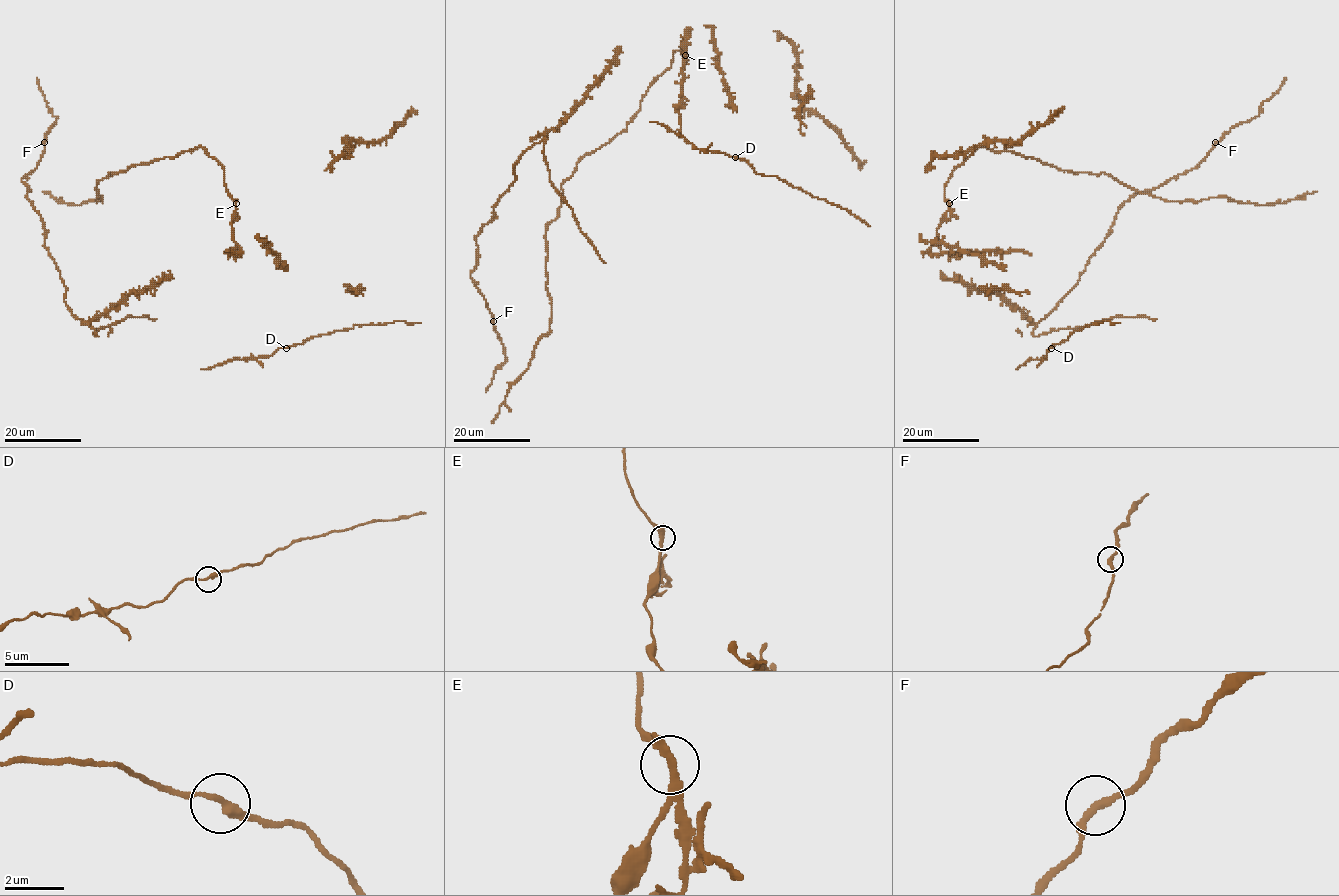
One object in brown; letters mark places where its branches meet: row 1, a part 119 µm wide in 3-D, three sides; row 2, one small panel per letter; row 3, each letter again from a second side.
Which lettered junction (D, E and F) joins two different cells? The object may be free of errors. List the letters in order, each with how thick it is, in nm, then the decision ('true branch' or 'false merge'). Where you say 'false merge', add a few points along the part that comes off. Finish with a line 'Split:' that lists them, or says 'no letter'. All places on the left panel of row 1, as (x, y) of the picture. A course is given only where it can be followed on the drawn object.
D: 240 nm thick; true branch
E: 280 nm thick; true branch
F: 260 nm thick; true branch
Split: no letter

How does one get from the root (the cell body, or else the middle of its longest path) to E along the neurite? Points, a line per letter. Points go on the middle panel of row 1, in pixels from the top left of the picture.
E: (680, 44), (689, 33), (680, 45), (685, 55)

